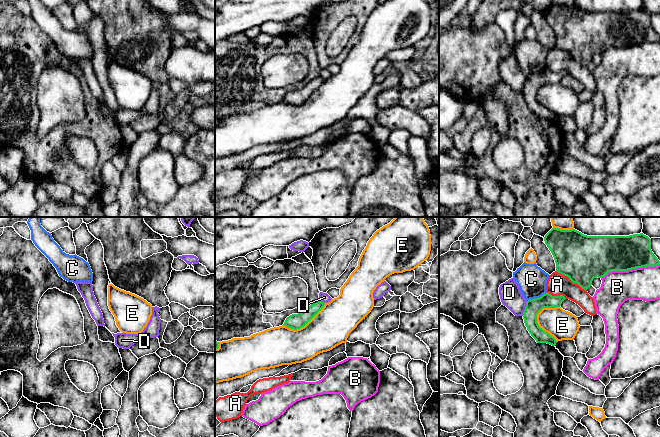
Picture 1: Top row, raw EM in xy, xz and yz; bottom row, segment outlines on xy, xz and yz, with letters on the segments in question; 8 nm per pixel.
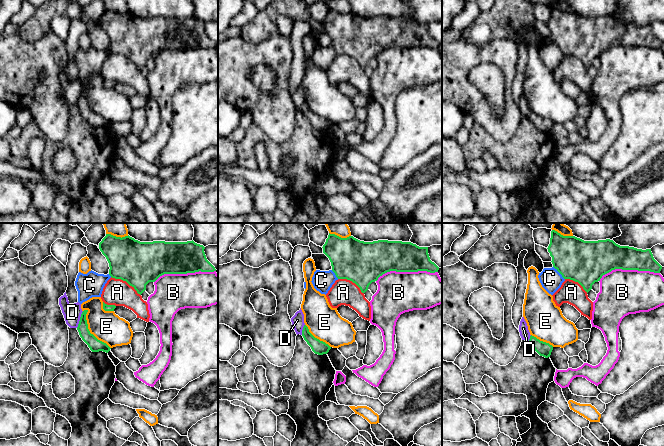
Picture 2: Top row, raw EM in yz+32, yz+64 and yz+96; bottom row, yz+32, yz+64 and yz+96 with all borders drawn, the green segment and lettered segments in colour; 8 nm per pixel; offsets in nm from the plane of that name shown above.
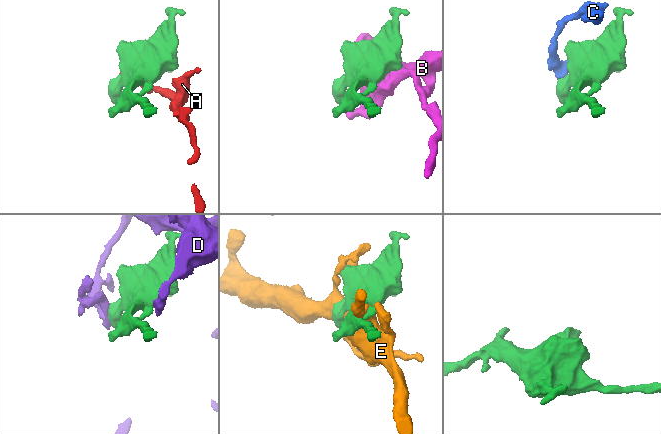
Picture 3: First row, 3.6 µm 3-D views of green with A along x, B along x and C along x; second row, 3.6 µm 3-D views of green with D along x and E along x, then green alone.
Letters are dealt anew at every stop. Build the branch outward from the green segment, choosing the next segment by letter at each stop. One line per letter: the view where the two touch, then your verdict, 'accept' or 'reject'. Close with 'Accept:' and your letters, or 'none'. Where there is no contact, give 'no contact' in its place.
A: meets green in yz; reject
B: meets green in yz; reject
C: meets green in yz; reject
D: meets green in yz; reject
E: meets green in yz; reject
Accept: none

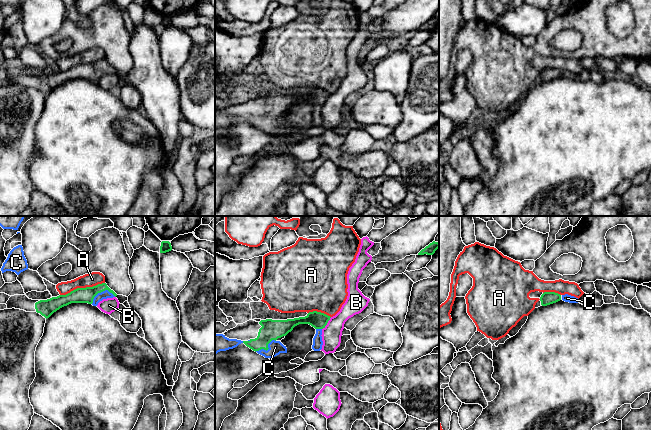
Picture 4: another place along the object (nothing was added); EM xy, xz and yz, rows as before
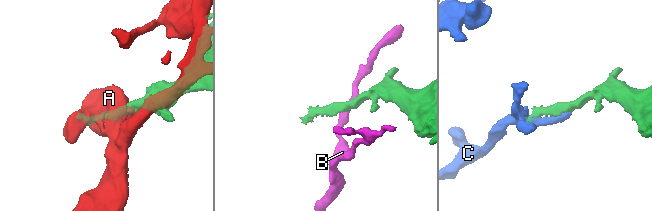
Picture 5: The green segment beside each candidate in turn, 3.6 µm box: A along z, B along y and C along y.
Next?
A: meets green in xy; reject
B: meets green in xz; reject
C: meets green in xy; accept
Accept: C

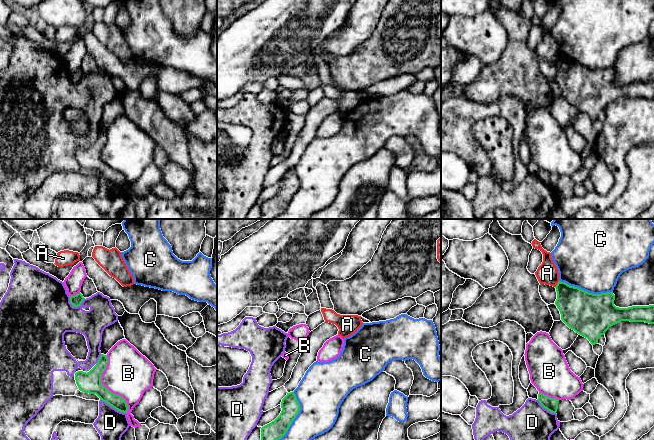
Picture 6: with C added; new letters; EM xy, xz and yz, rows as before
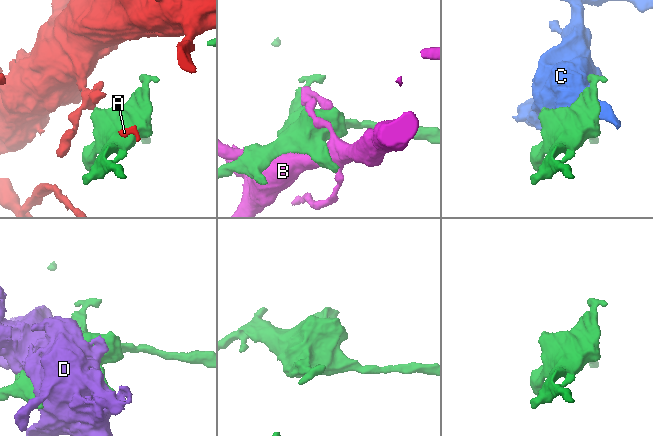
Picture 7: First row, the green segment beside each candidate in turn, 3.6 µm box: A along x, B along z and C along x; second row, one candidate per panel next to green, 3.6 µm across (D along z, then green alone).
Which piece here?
A: meets green in yz; reject
B: meets green in xy; reject
C: meets green in xz; reject
D: meets green in xy; reject
Accept: none

